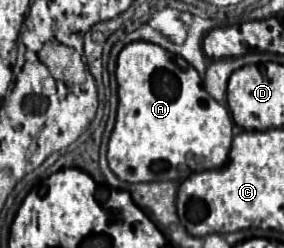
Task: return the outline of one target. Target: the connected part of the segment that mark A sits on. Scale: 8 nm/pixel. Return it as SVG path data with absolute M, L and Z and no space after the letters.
M131 42L117 56L117 120L107 146L107 160L113 174L123 182L157 182L169 180L179 184L193 172L219 168L227 162L231 140L233 140L233 120L225 106L215 102L201 84L201 78L193 66L189 66L177 54L169 54L151 42Z

